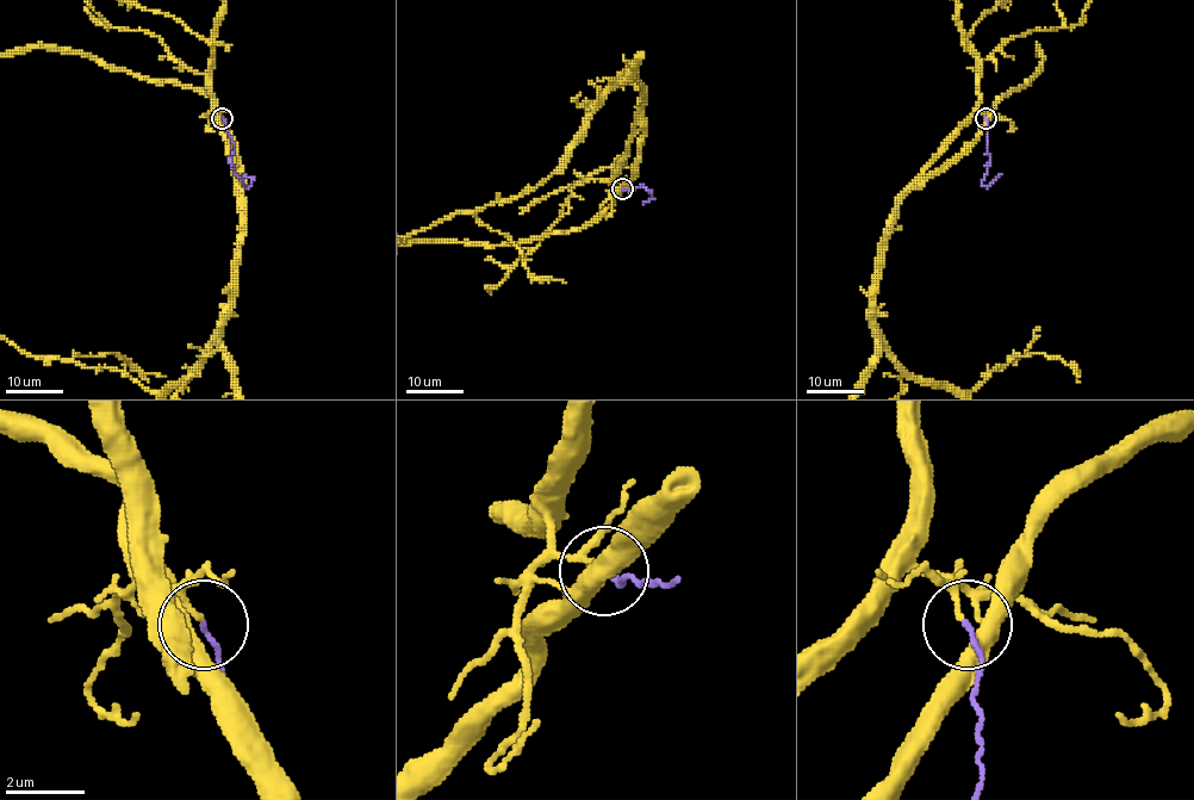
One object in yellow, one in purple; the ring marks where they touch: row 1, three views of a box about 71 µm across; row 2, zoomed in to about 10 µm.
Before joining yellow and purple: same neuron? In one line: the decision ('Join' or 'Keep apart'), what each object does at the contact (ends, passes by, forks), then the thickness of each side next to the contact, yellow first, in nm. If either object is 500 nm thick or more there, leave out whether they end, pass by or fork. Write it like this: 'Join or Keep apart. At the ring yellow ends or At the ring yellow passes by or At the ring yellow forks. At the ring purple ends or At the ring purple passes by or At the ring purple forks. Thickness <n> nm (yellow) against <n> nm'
Join. At the ring yellow forks. At the ring purple ends. Thickness 70 nm (yellow) against 120 nm

